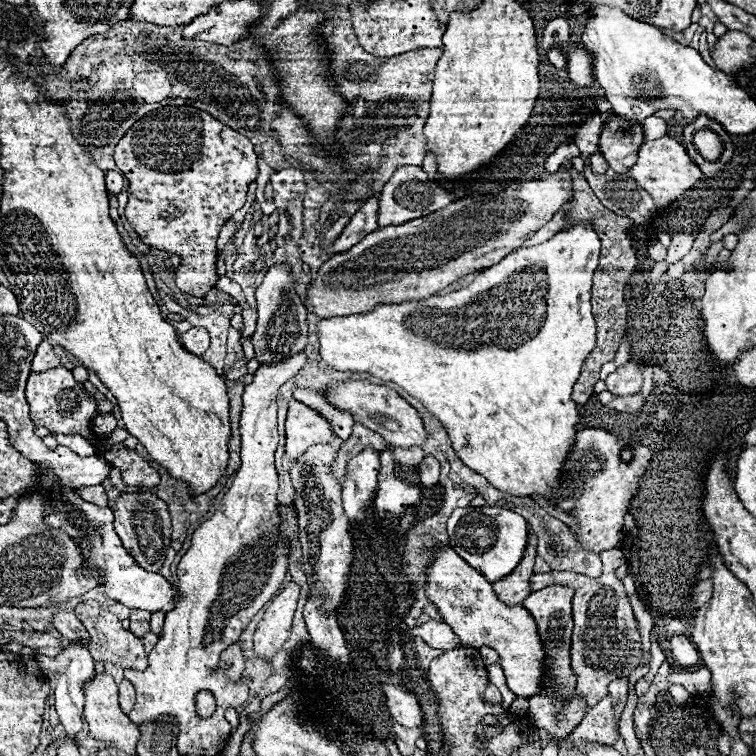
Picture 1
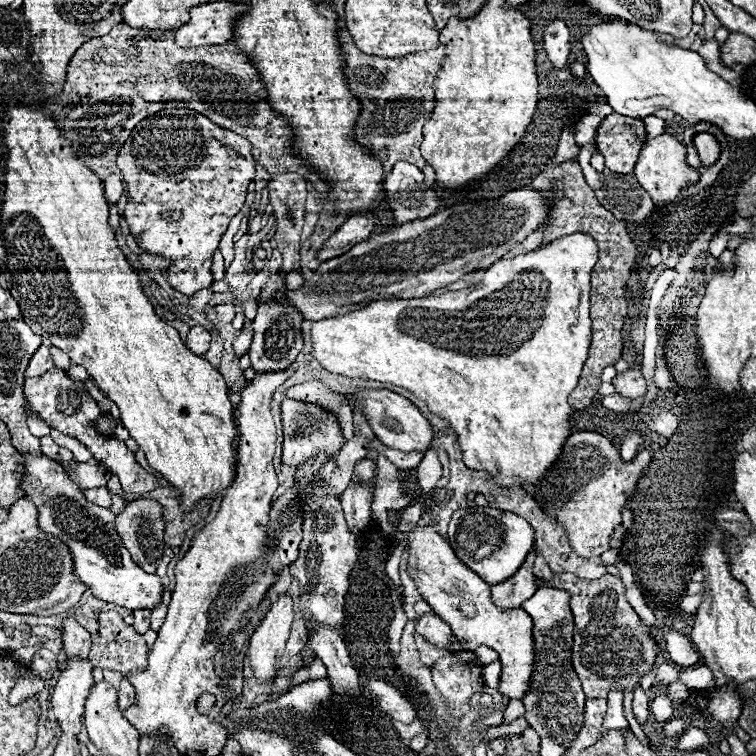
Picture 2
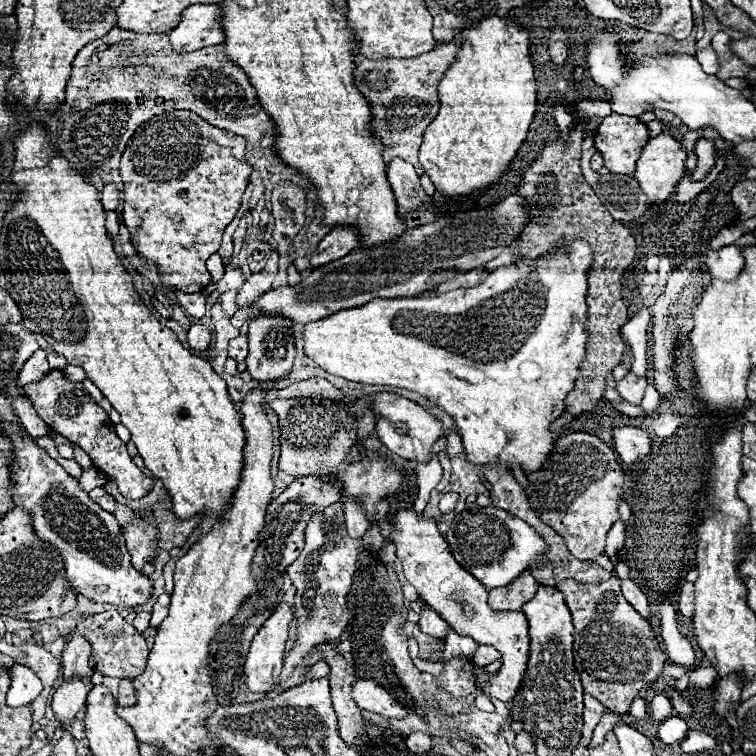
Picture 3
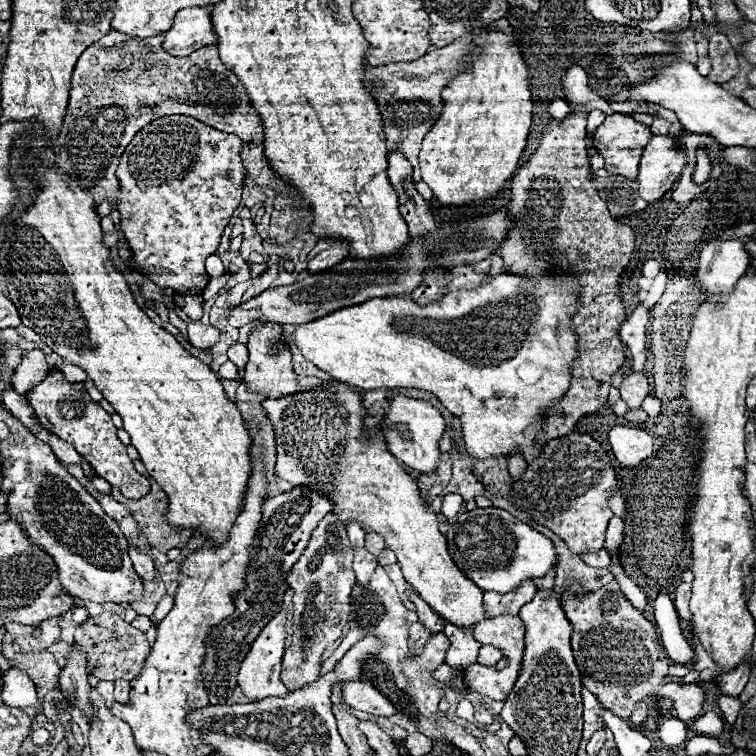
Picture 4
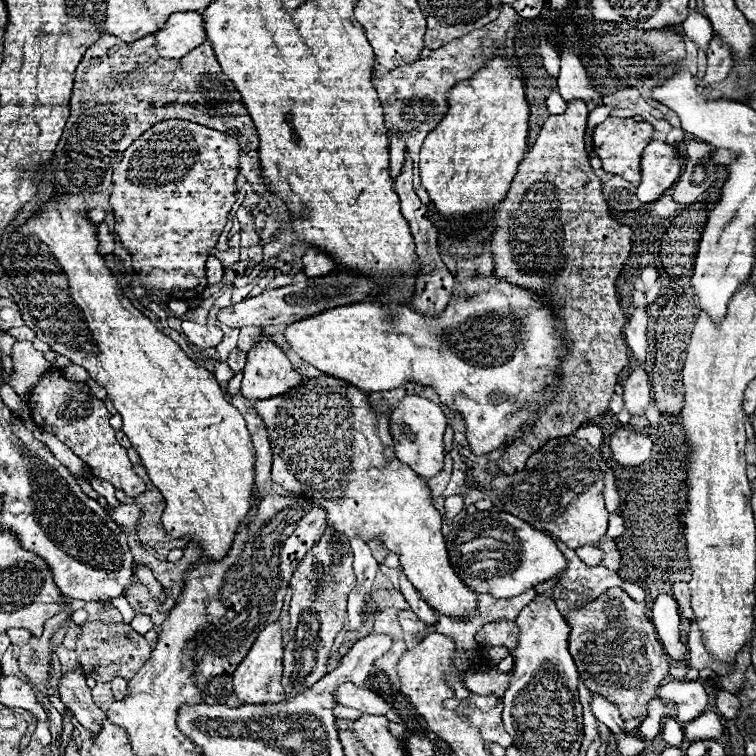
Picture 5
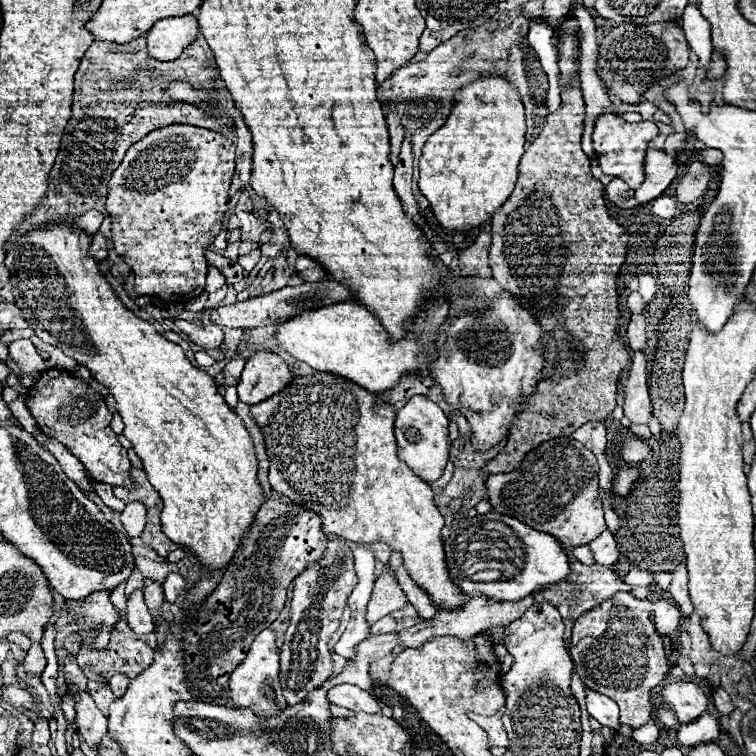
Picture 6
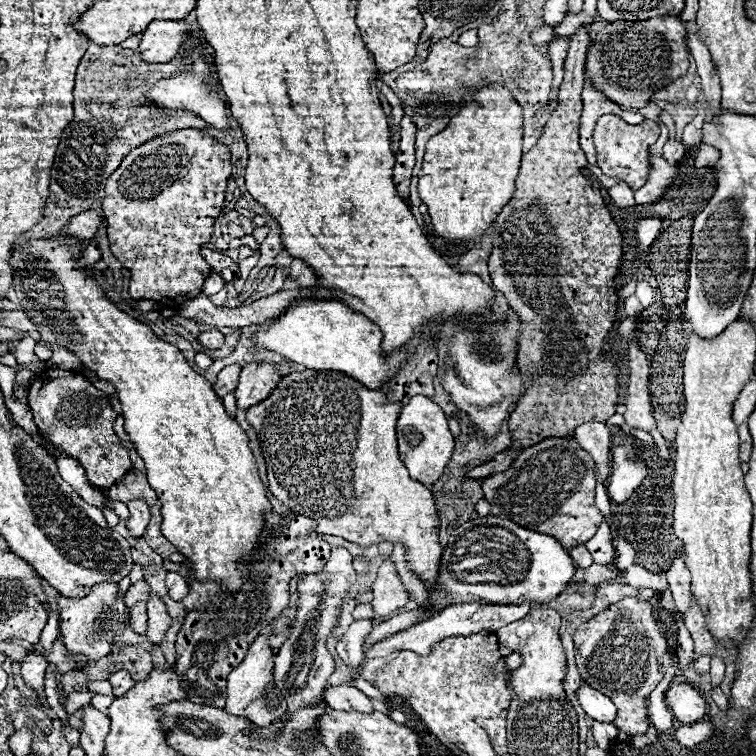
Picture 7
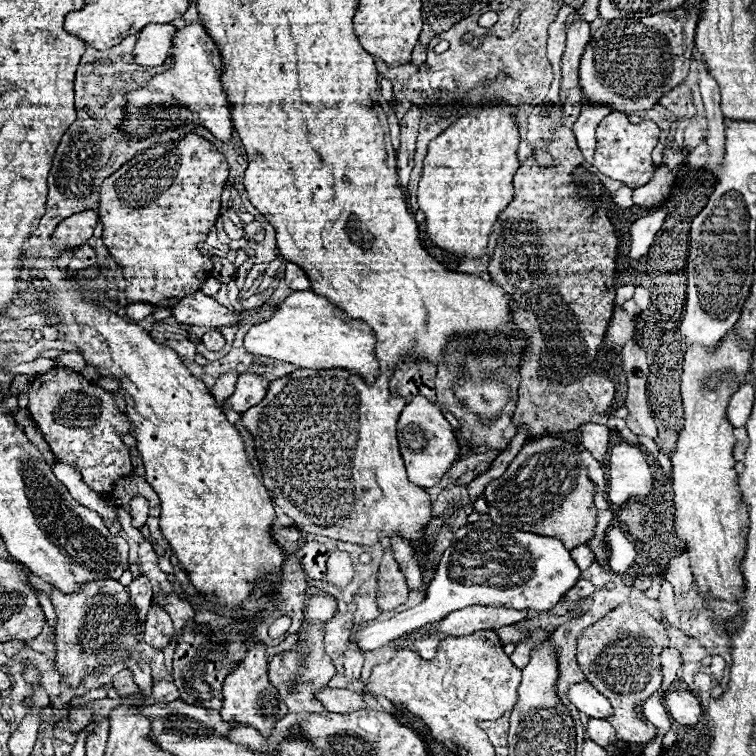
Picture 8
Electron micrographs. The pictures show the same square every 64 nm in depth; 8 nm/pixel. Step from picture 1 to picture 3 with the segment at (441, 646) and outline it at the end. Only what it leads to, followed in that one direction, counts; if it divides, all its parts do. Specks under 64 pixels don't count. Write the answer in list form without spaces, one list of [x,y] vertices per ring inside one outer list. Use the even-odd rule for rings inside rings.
[[[424,604],[422,608],[422,614],[420,614],[420,630],[434,636],[434,638],[444,638],[446,636],[446,630],[448,630],[448,624],[430,608]]]

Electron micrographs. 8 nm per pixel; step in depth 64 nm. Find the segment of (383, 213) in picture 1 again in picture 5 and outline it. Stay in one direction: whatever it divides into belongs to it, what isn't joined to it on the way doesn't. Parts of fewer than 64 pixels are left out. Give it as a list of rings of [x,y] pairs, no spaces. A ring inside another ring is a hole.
[[[392,132],[390,134],[390,174],[392,178],[398,176],[402,166],[404,166],[404,140],[400,138],[400,134]]]

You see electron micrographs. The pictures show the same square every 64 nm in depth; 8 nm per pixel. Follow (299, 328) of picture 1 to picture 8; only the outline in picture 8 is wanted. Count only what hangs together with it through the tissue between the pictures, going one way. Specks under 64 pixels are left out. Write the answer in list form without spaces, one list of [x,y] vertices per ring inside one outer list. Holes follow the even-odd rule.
[[[244,372],[240,374],[238,382],[236,382],[236,390],[234,394],[228,398],[228,404],[222,406],[222,410],[226,412],[226,408],[232,408],[234,412],[242,414],[248,408],[256,406],[264,396],[266,396],[266,388],[268,388],[268,380],[260,378],[258,374],[252,372]]]

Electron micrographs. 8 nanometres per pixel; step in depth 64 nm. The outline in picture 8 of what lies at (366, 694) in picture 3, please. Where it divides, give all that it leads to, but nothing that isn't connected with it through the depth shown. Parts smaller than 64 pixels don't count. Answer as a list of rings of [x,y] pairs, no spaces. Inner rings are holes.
[[[322,688],[316,694],[316,700],[322,702],[326,712],[338,712],[338,714],[348,714],[348,712],[366,708],[360,694],[344,690],[344,688]]]

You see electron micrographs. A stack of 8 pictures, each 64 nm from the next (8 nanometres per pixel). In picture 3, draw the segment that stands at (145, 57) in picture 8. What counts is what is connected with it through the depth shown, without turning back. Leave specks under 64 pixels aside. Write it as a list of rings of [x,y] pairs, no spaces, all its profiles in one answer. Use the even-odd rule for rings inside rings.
[[[194,4],[182,12],[176,28],[168,32],[172,50],[178,54],[200,50],[202,46],[222,44],[220,6],[218,4]]]

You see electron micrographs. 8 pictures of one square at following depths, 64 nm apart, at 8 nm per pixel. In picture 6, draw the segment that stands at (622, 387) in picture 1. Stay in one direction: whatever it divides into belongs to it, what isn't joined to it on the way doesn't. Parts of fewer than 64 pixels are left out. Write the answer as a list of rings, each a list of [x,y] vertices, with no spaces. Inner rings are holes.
[[[632,354],[632,368],[626,382],[626,398],[624,398],[624,416],[632,424],[642,424],[642,418],[648,420],[652,416],[652,398],[648,388],[648,366],[646,354]]]

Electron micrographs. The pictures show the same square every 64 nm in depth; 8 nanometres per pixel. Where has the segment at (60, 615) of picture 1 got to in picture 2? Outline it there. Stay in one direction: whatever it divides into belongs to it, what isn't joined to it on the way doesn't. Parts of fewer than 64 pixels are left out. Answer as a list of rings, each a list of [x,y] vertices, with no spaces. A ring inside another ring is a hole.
[[[66,620],[62,628],[62,640],[64,640],[64,656],[70,658],[88,658],[90,654],[90,634],[76,622]]]

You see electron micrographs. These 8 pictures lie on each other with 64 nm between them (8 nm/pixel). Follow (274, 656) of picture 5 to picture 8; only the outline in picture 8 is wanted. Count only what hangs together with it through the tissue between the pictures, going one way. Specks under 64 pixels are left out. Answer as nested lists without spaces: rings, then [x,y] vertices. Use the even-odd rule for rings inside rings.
[[[256,646],[256,648],[250,648],[246,652],[244,660],[234,670],[234,674],[226,676],[222,694],[224,694],[224,706],[220,710],[222,720],[224,722],[244,724],[244,726],[254,726],[264,736],[270,736],[274,724],[288,714],[286,704],[278,696],[274,686],[270,686],[270,680],[268,680],[268,656],[264,652],[264,646]]]

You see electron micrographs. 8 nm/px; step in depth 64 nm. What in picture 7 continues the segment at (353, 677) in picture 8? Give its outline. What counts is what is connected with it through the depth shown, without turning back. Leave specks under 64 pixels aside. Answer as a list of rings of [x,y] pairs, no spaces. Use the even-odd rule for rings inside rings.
[[[354,620],[350,624],[350,628],[346,630],[346,634],[342,636],[342,640],[338,642],[338,646],[336,646],[338,656],[342,658],[342,662],[350,670],[360,668],[360,664],[364,660],[362,646],[364,646],[364,636],[370,628],[372,628],[372,620]]]

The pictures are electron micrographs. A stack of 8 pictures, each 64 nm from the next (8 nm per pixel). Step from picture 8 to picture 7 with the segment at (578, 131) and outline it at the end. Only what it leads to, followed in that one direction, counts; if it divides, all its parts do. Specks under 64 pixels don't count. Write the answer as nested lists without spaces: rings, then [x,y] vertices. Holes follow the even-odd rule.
[[[590,82],[584,84],[582,100],[584,100],[584,112],[582,112],[582,118],[580,118],[580,148],[584,150],[588,162],[596,164],[596,150],[594,150],[594,142],[592,142],[592,130],[594,130],[600,116],[616,114],[632,125],[641,123],[644,117],[632,110],[624,110],[620,106],[616,106],[604,94],[594,90],[594,86]]]

